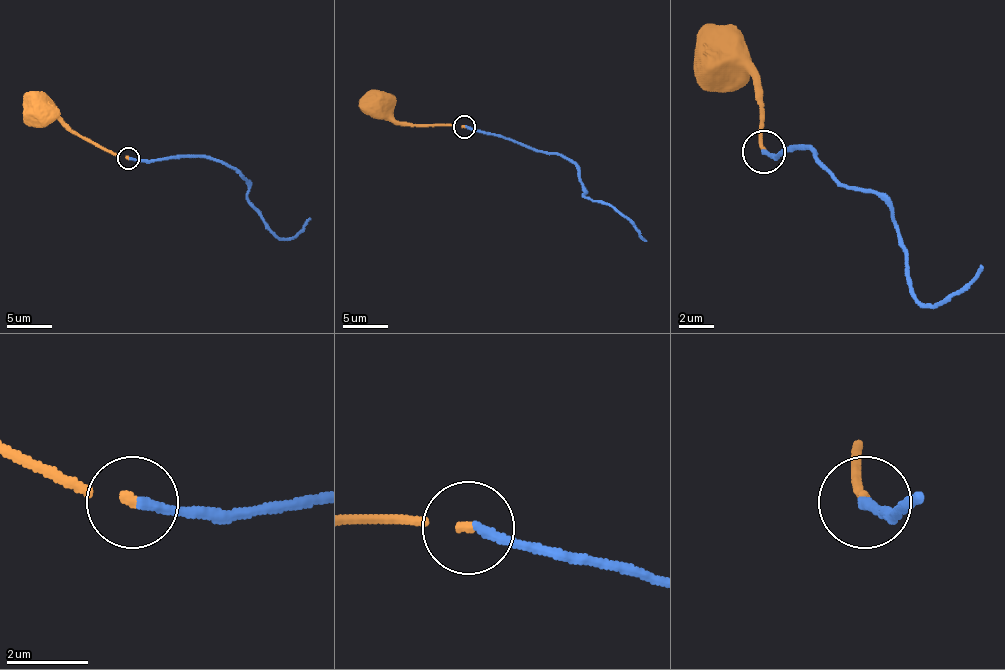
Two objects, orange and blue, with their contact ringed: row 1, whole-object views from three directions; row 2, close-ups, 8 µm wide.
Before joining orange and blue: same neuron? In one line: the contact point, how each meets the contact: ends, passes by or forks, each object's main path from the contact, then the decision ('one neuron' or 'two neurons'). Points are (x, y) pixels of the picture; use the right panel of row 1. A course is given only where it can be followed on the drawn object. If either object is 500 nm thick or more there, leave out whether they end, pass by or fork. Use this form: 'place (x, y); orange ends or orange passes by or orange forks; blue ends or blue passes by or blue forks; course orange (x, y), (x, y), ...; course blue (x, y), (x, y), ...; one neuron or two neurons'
place (764, 151); orange ends; blue ends; course orange (765, 150), (761, 146), (761, 85), (726, 68); course blue (765, 150), (808, 150), (843, 185), (873, 189), (886, 202), (908, 289), (921, 302), (942, 302), (981, 263); one neuron

